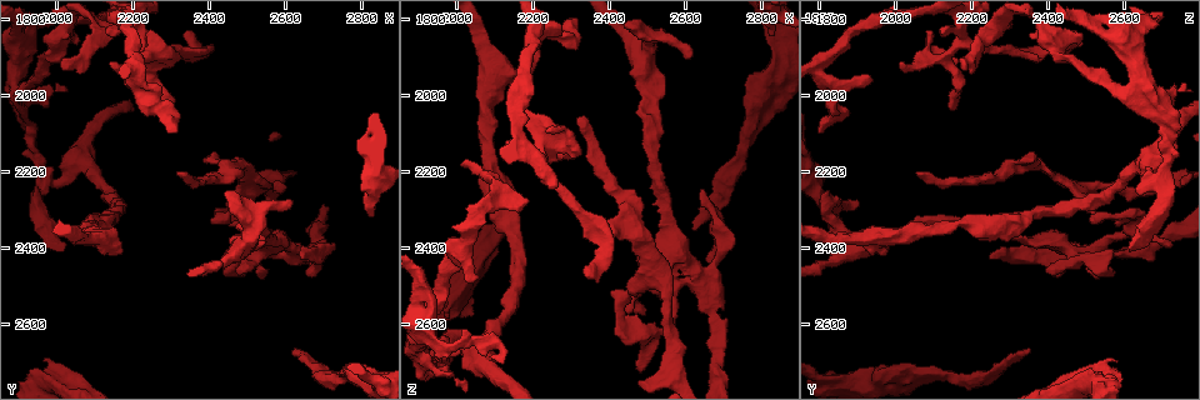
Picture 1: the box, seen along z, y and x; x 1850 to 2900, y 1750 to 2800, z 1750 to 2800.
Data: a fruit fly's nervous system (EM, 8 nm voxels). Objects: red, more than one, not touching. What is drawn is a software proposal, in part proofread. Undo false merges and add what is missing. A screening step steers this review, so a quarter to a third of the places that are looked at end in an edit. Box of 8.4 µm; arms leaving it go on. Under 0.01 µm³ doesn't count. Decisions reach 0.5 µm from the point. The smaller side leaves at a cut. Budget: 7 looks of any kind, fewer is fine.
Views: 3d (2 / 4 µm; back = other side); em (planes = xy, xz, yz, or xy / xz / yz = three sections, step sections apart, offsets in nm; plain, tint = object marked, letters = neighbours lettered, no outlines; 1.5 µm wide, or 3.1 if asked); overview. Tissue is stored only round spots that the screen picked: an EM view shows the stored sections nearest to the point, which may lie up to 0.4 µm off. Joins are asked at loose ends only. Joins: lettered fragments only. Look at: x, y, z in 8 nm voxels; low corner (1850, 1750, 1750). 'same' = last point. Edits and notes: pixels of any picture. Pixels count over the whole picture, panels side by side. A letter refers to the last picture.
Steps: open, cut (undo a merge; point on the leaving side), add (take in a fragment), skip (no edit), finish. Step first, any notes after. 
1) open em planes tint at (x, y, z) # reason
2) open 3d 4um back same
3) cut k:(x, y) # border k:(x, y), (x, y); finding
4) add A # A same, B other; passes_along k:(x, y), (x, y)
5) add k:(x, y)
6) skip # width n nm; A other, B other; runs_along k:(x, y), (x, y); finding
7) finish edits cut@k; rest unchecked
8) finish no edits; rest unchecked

open em yz step 4 letters at (2815, 2320, 1840) # branch stops here

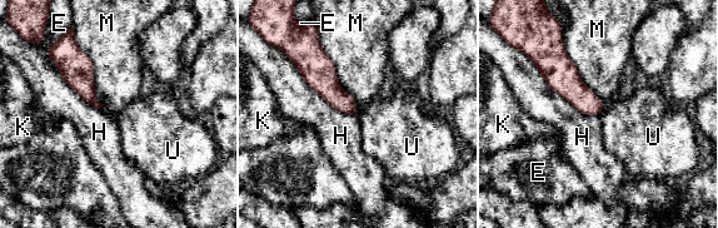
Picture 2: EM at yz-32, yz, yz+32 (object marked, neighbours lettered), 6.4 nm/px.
skip # longest_contact H 550 nm; E other, H other, K other, M other, U other; border 2:(318, 40), (359, 110); none of them fits

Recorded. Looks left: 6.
open em yz step 8 letters at (2690, 2730, 2260) # sudden change in width

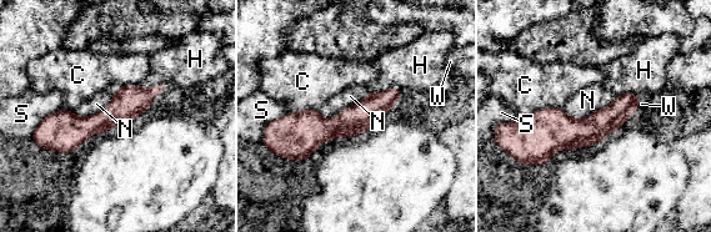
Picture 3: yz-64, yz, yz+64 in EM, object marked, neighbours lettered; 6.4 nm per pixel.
open em planes letters same

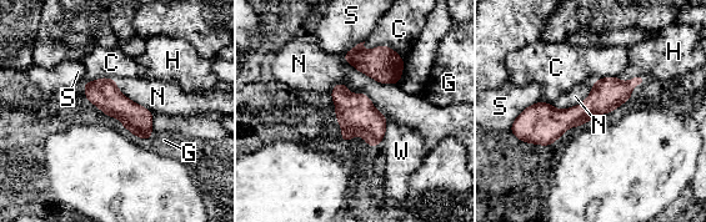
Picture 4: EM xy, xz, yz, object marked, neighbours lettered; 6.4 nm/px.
skip # width 190 nm; C other, G other, H other, N other, S other, W other; border 4:(333, 86), (364, 92), (387, 121); all the same cell

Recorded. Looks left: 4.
open em yz step 8 letters at (2545, 2475, 2535) # free end

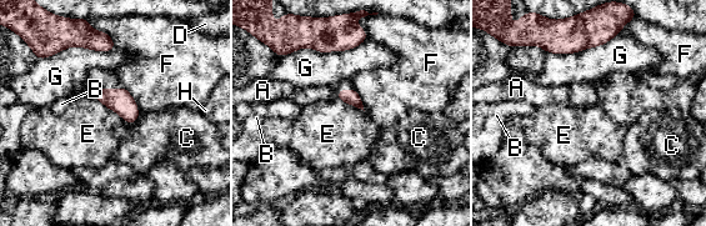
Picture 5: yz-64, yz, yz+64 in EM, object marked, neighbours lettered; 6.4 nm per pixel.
skip # A other, B other, C other, D other, E other, F other, G other, H other; border 5:(121, 86), (134, 100), (140, 115); no lettered fragment goes on from it

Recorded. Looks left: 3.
finish no edits; rest unchecked

